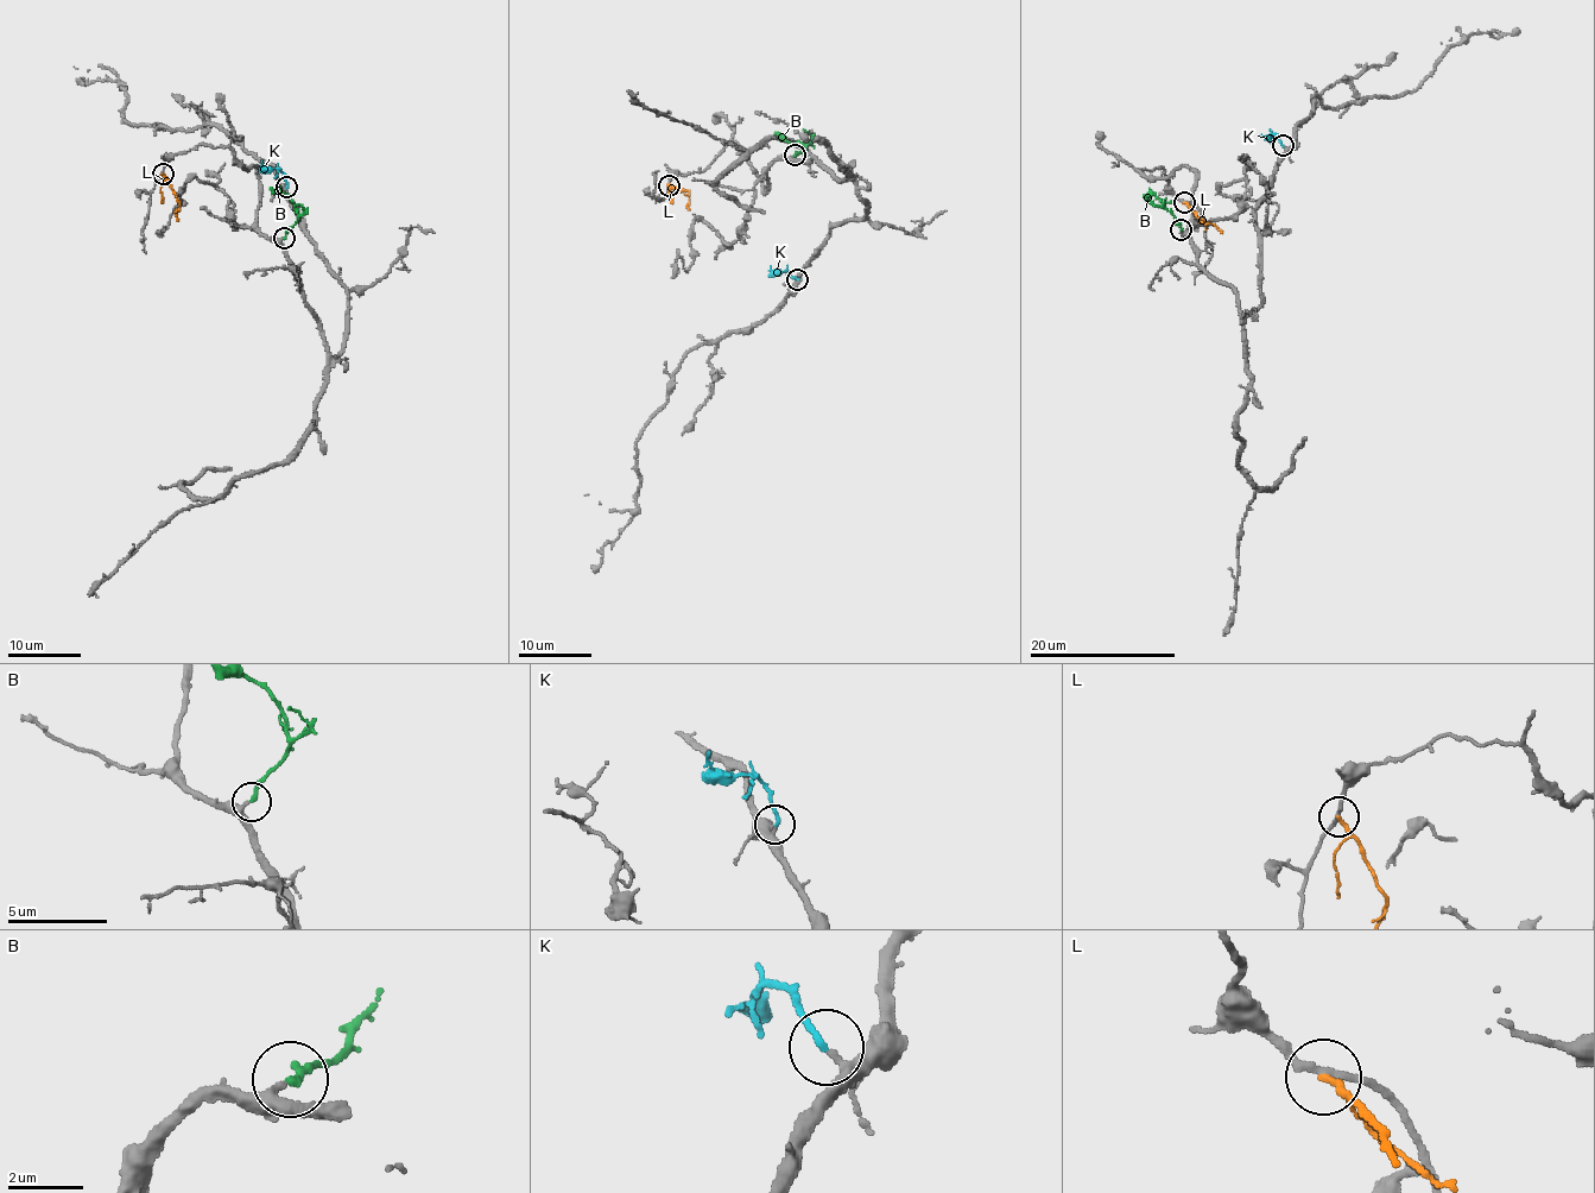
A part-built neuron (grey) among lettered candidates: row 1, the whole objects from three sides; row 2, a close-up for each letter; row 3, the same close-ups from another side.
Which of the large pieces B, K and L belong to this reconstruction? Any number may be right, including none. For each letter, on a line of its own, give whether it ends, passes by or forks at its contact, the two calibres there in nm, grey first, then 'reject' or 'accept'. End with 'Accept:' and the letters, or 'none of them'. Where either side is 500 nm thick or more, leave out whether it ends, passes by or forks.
B: it ends there; 240 nm thick on the grey side, 190 nm on the other; accept
K: it ends there; 240 nm thick on the grey side, 180 nm on the other; accept
L: it ends there; 200 nm thick on the grey side, 200 nm on the other; reject
Accept: B, K

